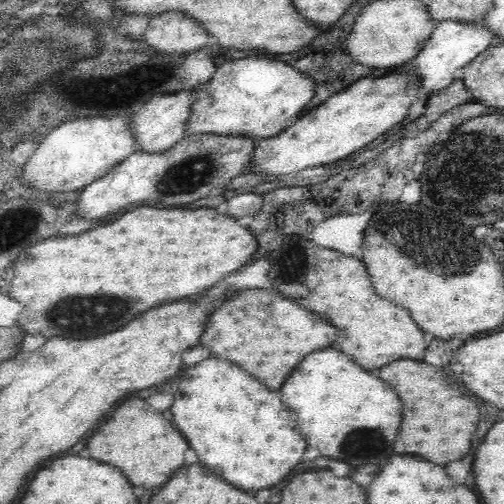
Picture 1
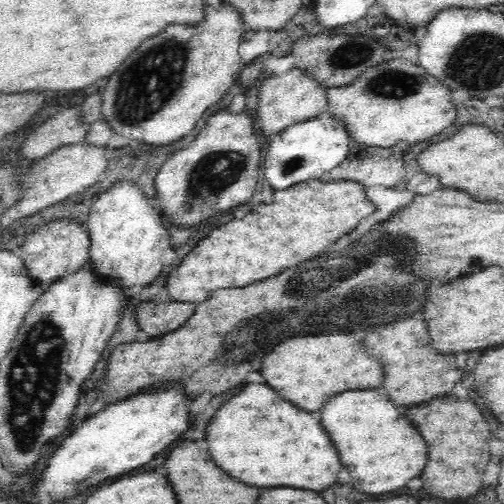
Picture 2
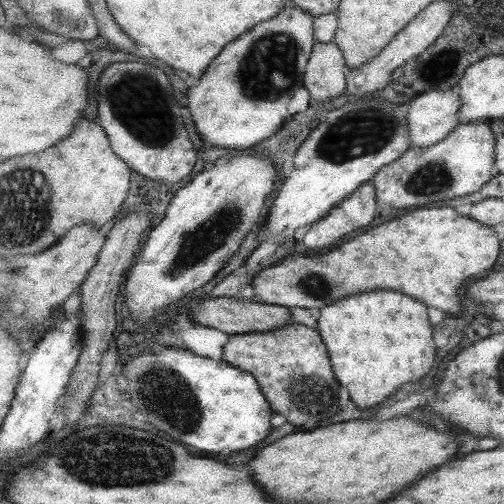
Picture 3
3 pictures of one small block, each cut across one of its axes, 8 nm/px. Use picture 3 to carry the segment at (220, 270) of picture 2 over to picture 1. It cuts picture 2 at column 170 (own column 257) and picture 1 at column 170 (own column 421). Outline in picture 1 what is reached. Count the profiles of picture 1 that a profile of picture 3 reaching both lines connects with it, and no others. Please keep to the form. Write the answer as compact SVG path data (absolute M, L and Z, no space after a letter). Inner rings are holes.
M138 208L108 226L84 232L80 236L50 238L22 250L10 270L12 276L6 282L6 290L10 292L12 288L12 298L24 304L24 312L20 312L16 324L24 330L24 334L42 334L46 340L48 336L102 336L104 332L112 332L128 324L128 320L134 320L136 314L146 312L152 304L164 304L164 300L204 292L228 272L236 272L244 266L246 260L256 254L256 248L258 240L252 230L242 228L230 214L218 214L212 208Z

